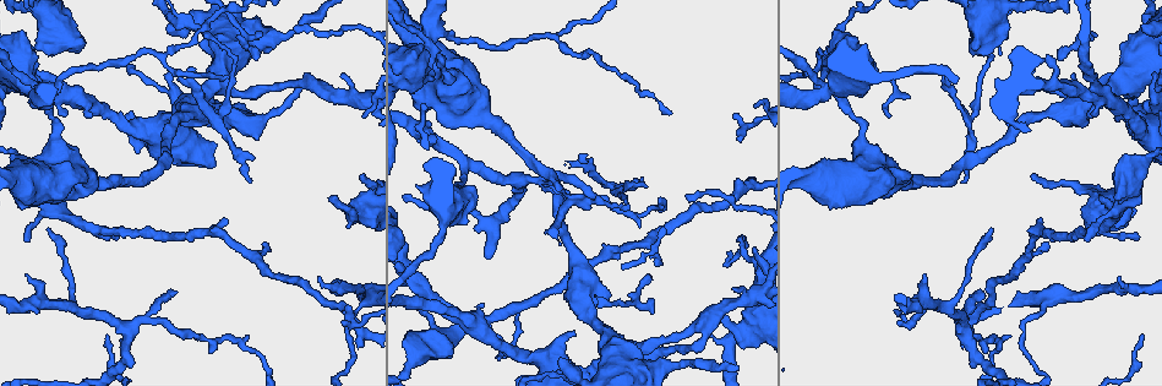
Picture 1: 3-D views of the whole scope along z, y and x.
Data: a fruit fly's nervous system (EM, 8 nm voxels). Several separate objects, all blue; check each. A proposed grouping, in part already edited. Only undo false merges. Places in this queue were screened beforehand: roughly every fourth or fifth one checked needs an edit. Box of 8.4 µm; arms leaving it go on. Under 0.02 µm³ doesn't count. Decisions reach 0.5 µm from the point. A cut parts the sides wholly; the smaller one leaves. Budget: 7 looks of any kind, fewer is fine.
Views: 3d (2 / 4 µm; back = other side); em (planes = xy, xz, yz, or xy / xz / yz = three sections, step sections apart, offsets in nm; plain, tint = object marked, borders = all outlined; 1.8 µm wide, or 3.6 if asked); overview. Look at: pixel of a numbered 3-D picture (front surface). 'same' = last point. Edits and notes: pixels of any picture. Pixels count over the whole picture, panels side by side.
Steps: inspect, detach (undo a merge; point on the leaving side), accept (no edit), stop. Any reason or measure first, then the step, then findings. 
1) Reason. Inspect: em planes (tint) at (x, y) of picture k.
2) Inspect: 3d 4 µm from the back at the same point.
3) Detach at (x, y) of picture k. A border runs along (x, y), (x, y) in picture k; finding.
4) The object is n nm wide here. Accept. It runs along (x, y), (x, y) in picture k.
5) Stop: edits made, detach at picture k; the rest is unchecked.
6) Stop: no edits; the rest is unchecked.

Branch point. Inspect: em planes (tint) at (457, 312) of picture 1.

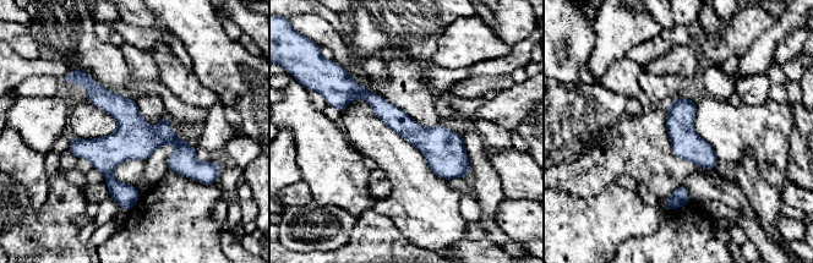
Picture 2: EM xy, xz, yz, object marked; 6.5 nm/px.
Accept. All the same neuron.

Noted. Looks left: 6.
Arms part here. Inspect: 3d 2 µm at (700, 327) of picture 1.

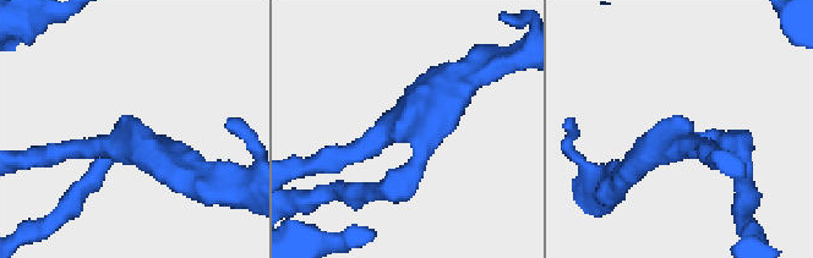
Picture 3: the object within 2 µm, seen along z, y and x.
3 arms meet here; now the EM. Inspect: em planes (plain) at (136, 139) of picture 3.

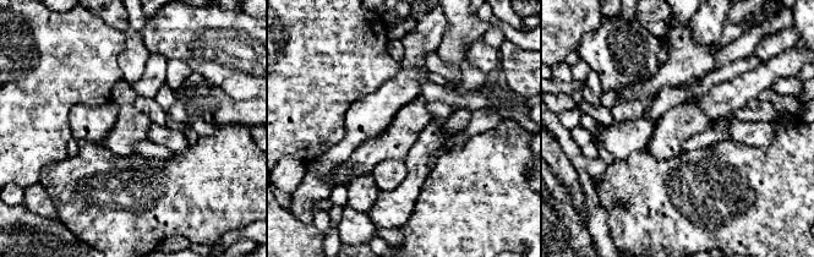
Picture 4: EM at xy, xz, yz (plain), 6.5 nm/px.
Inspect: em planes (borders) at the same point.

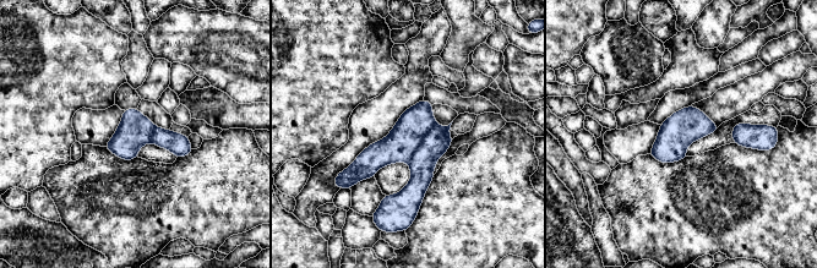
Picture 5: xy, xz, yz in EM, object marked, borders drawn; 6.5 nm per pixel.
Detach at (398, 146) of picture 5. A border runs along (435, 124), (409, 160) in picture 5; a second neuron is stuck on.

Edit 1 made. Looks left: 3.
Stop: edits made, detach at picture 5; the rest is unchecked.

